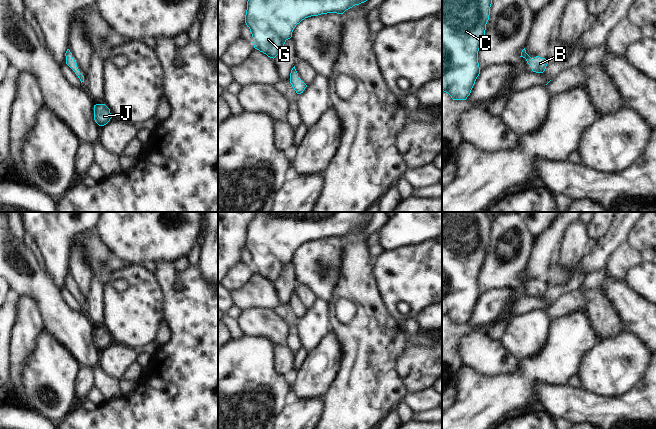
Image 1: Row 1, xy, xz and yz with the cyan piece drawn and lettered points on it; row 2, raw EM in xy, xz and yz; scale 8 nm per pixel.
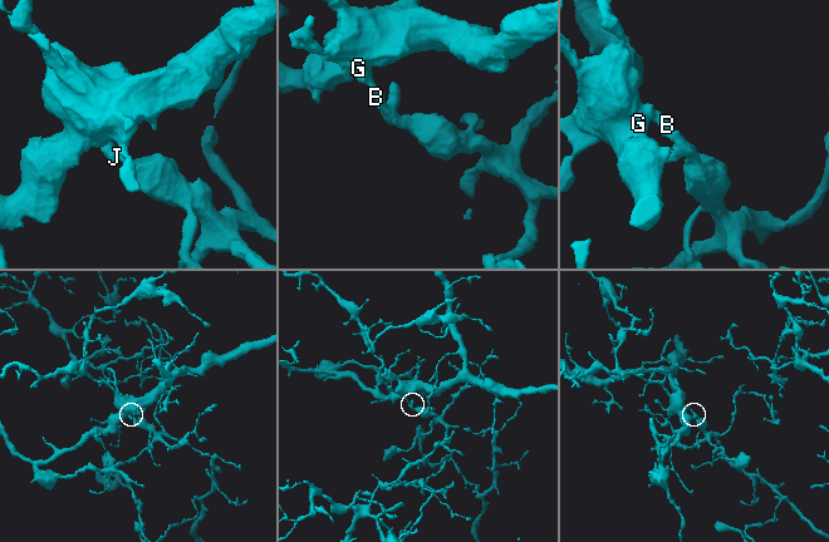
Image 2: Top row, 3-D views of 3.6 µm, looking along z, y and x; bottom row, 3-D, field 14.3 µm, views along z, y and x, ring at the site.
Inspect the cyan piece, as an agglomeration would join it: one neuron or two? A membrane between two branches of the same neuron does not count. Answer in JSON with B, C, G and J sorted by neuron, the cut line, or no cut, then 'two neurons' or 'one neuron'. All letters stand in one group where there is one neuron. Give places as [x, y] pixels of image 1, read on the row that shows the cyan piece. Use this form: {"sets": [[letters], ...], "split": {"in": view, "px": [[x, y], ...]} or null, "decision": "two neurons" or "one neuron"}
{"sets": [["B", "C", "G", "J"]], "split": null, "decision": "one neuron"}

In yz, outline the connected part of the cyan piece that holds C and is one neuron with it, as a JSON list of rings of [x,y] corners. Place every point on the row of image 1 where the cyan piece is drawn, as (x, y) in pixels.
[[[442,0],[442,91],[448,93],[453,100],[466,100],[480,74],[478,51],[485,35],[491,4],[492,0]]]

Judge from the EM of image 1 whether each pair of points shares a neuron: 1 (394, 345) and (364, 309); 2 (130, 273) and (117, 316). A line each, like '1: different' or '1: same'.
1: same
2: same

